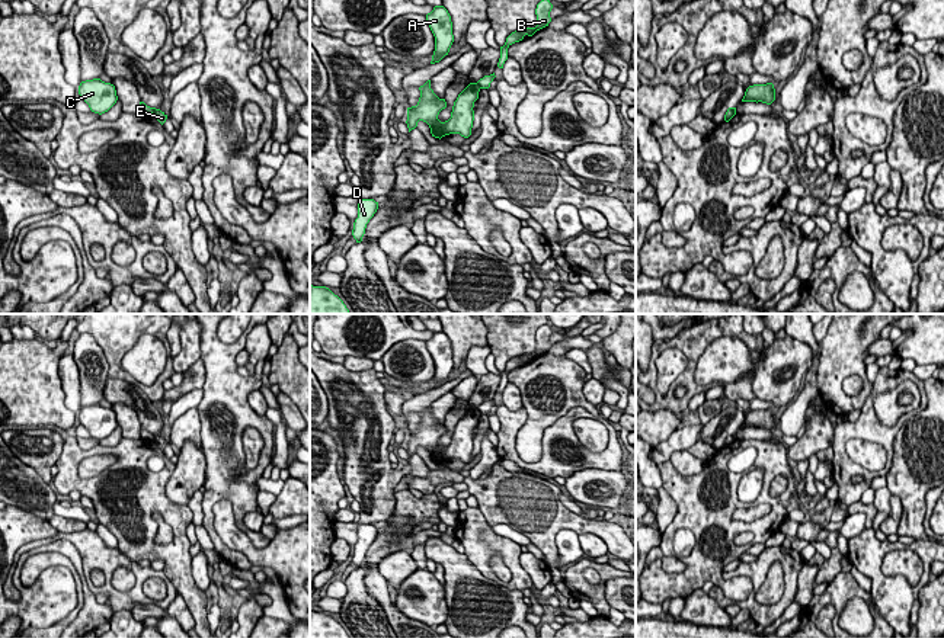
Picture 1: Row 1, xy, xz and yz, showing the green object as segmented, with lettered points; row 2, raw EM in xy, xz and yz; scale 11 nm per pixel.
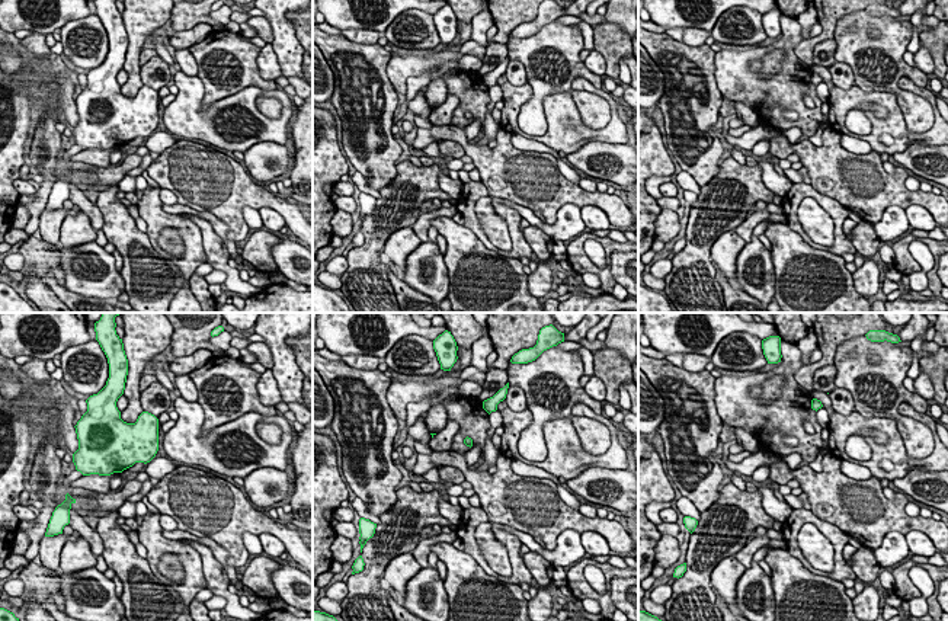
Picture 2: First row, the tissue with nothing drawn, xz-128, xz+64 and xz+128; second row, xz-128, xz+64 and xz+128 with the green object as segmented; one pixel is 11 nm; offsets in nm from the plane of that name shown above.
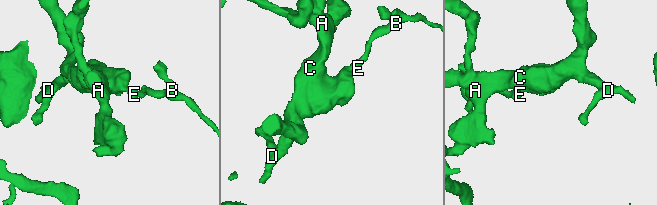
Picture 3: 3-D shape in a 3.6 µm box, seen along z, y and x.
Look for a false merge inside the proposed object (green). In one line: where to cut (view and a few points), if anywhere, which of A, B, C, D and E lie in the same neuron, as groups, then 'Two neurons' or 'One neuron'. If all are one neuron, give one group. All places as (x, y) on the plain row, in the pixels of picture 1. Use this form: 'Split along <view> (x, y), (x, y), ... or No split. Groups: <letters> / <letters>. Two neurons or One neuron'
Split along xz (476, 409), (480, 413). Groups: A C D / B E. Two neurons

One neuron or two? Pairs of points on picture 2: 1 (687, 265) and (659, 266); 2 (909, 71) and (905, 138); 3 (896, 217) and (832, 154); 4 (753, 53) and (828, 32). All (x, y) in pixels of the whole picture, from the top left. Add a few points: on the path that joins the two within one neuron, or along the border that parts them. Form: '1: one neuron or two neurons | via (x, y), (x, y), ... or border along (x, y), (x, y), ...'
1: two neurons | border along (672, 261), (672, 269), (663, 278)
2: two neurons | border along (897, 80), (909, 77), (918, 86), (925, 87)
3: two neurons | border along (905, 208), (890, 205), (883, 217), (873, 224)
4: two neurons | border along (804, 39), (794, 48), (797, 58)

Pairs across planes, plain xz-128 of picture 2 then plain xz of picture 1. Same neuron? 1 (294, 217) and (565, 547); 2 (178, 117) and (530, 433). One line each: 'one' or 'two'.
1: two
2: two

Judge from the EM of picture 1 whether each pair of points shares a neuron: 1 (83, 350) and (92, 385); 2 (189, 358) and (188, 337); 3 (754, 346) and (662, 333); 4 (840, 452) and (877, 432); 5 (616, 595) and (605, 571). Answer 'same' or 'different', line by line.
1: same
2: same
3: different
4: same
5: different

